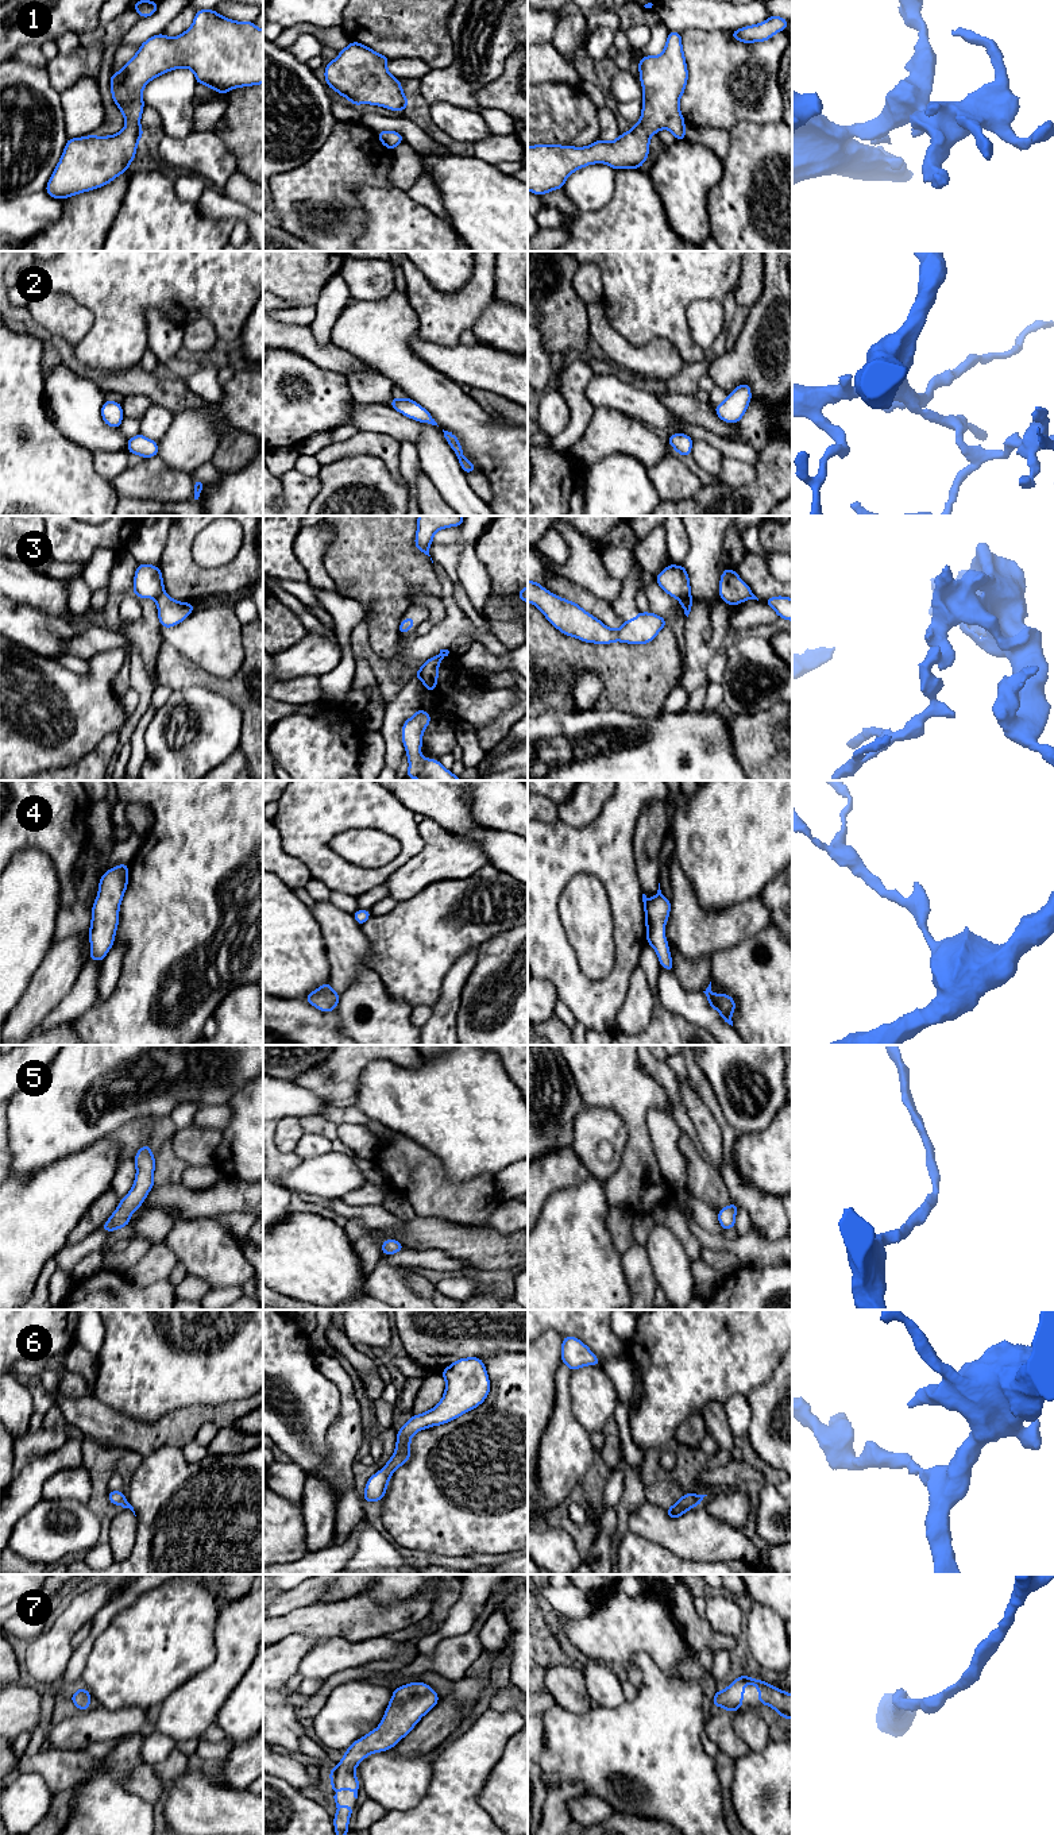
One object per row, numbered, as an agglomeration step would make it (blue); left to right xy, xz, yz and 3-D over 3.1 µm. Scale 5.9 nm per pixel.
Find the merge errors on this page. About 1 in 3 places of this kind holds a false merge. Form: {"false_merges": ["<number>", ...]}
{"false_merges": ["3"]}

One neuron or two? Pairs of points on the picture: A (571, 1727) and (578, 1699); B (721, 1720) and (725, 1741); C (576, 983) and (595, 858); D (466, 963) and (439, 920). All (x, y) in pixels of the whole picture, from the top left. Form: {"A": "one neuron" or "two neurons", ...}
{"A": "two neurons", "B": "one neuron", "C": "one neuron", "D": "two neurons"}

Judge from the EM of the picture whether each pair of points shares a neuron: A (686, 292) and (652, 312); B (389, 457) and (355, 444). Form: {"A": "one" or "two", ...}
{"A": "one", "B": "one"}

